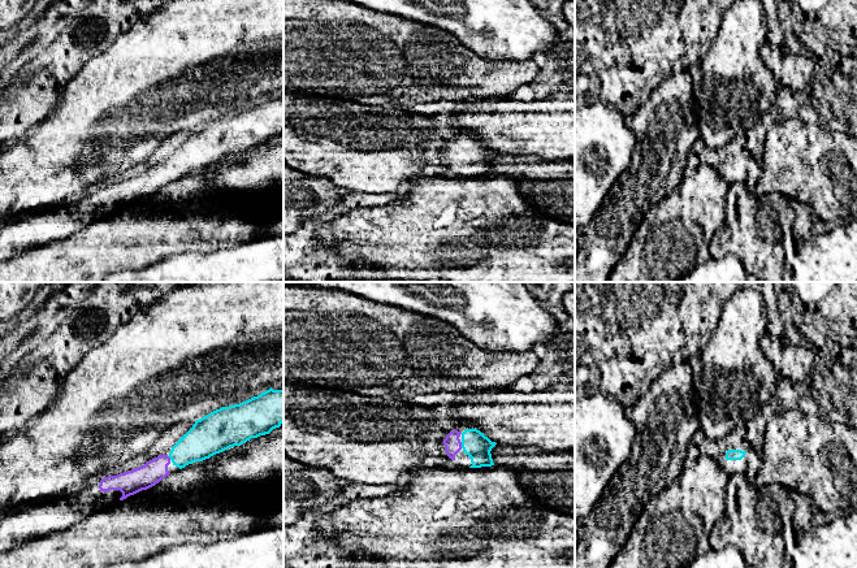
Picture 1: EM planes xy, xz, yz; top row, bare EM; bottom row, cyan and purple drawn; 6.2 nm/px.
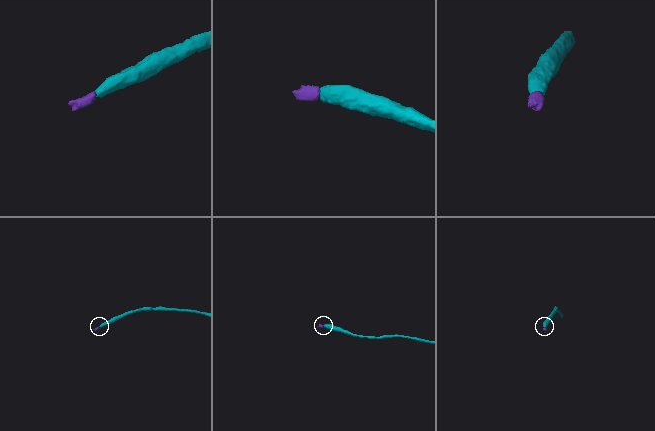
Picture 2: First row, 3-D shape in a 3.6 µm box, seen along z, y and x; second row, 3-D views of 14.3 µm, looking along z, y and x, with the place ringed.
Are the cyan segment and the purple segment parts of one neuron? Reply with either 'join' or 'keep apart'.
join

